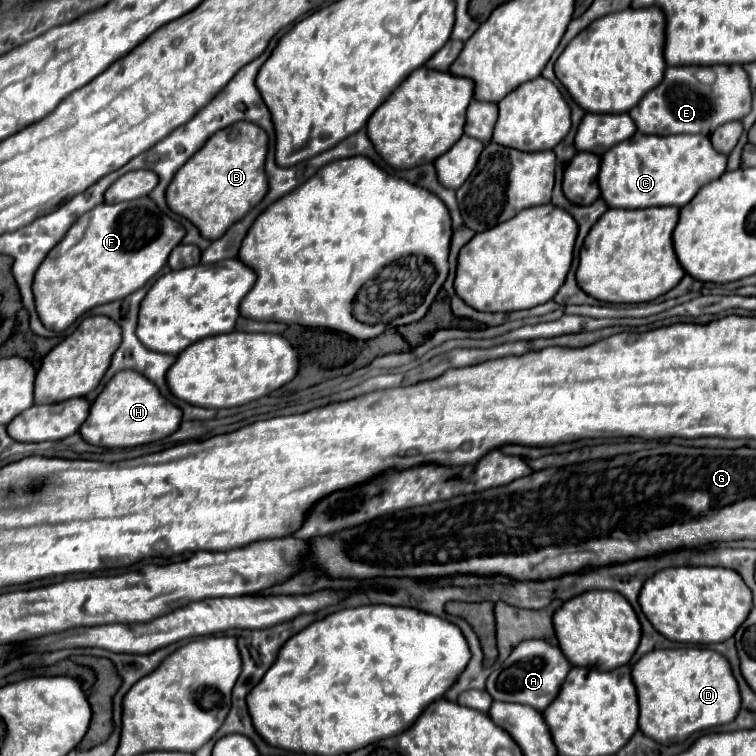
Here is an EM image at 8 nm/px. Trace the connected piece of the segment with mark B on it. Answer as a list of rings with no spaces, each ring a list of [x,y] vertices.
[[[240,122],[240,124],[232,124],[220,132],[216,132],[216,136],[212,136],[204,148],[200,148],[174,176],[172,184],[168,186],[166,192],[166,200],[168,206],[188,218],[192,224],[198,226],[200,234],[208,240],[218,240],[224,236],[224,232],[236,224],[238,220],[242,220],[256,204],[262,202],[262,198],[268,194],[268,176],[264,172],[264,160],[268,154],[268,134],[256,126],[256,124],[248,124],[248,122]]]

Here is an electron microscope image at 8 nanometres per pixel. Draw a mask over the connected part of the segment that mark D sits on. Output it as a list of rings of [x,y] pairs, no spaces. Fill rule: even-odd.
[[[706,648],[652,650],[632,666],[632,680],[638,690],[638,728],[656,742],[684,742],[698,730],[732,722],[740,712],[740,688],[730,662]]]

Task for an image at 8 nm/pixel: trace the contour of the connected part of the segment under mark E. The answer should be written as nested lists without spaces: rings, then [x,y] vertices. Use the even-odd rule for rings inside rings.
[[[668,66],[664,80],[636,104],[628,114],[632,116],[636,128],[644,134],[712,134],[718,126],[742,120],[752,106],[752,90],[748,74],[742,66],[714,66],[716,80],[712,84],[702,84],[696,78],[698,66]]]

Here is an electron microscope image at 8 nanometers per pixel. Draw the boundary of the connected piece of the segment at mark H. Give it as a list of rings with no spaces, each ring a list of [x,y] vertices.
[[[124,370],[118,372],[92,402],[92,410],[88,420],[82,424],[80,434],[86,442],[106,448],[130,448],[148,442],[162,440],[176,432],[182,422],[182,410],[160,396],[160,390],[144,380],[138,372]]]

